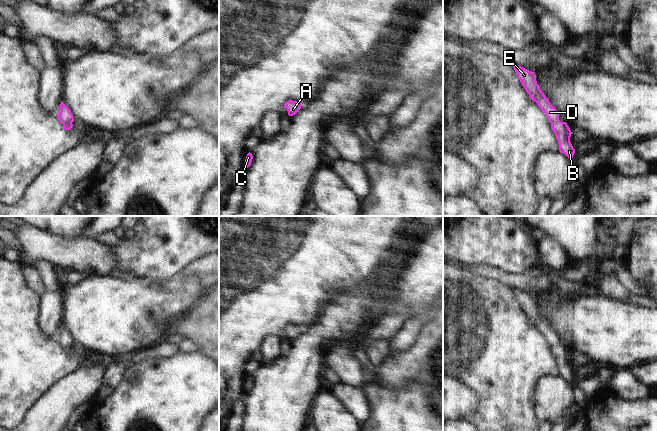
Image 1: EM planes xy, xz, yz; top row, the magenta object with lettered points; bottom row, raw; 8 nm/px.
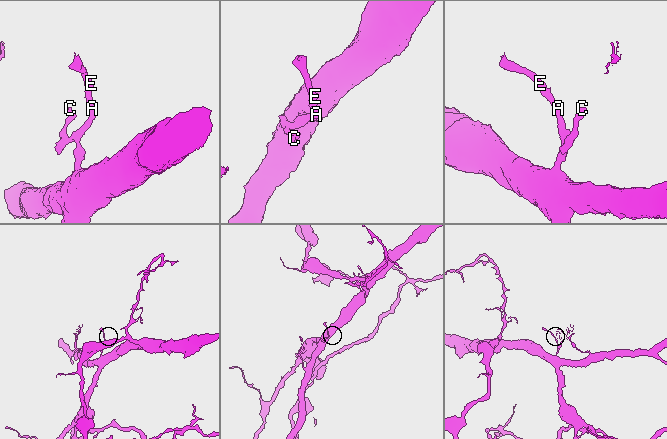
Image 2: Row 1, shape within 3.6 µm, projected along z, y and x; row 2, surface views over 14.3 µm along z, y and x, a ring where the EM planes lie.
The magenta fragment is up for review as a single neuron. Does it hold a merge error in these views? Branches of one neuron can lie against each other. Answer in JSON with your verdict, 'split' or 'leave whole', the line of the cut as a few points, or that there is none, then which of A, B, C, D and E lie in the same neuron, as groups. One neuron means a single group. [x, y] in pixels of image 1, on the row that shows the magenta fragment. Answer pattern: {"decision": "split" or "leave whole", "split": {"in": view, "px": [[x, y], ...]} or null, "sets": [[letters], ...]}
{"decision": "leave whole", "split": null, "sets": [["A", "B", "C", "D", "E"]]}

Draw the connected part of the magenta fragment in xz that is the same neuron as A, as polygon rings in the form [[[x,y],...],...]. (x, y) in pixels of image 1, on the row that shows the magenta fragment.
[[[289,100],[284,104],[289,116],[295,115],[301,109],[301,106],[302,103],[293,100]]]

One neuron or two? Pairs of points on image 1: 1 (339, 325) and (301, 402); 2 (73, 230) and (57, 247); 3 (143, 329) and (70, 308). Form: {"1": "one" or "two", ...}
{"1": "one", "2": "two", "3": "one"}

